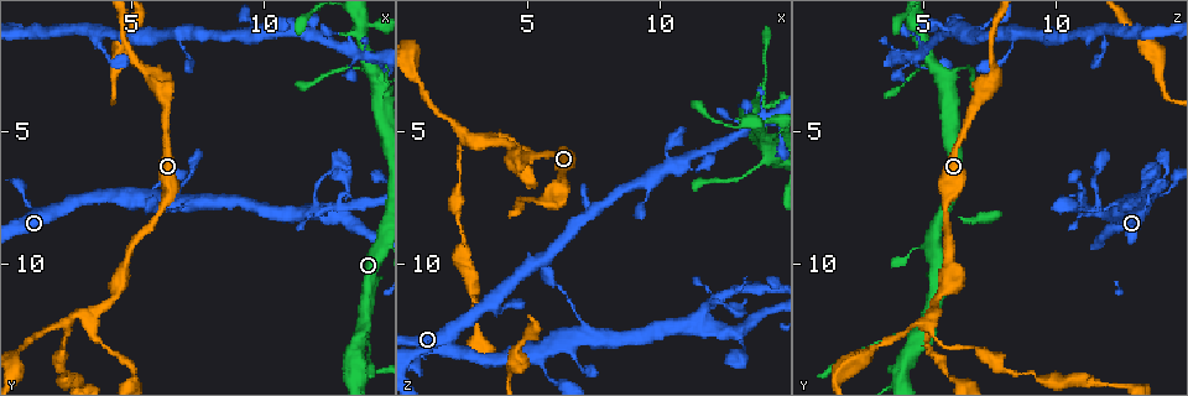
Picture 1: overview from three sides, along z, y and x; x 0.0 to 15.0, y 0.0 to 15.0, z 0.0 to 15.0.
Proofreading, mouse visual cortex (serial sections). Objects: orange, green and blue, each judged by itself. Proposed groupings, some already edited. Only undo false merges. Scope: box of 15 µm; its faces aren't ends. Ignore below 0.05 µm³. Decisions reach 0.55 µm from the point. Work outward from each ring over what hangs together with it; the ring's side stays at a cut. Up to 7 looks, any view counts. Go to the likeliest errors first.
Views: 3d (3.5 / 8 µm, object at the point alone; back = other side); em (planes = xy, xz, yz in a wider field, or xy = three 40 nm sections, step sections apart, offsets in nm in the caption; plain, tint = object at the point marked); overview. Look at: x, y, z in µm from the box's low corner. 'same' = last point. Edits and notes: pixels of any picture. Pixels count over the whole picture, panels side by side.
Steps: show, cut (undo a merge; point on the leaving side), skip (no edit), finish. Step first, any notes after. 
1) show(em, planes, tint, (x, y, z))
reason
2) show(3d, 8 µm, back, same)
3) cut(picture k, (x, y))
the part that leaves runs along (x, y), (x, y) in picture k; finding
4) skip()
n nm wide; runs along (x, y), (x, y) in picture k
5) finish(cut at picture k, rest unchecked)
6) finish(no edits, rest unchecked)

show(3d, 3.5 µm, (2.7, 12.1, 5.3))
arms part here

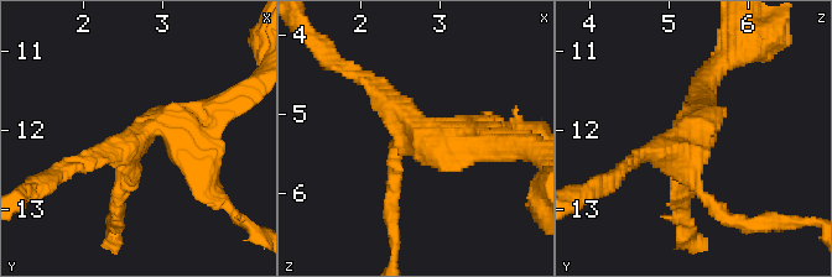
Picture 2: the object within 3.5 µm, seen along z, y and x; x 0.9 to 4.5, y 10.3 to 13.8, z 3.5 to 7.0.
show(em, xy, step 3, tint, (2.70, 12.10, 5.25))
3 arms; arms of 200, 250, 300 nm

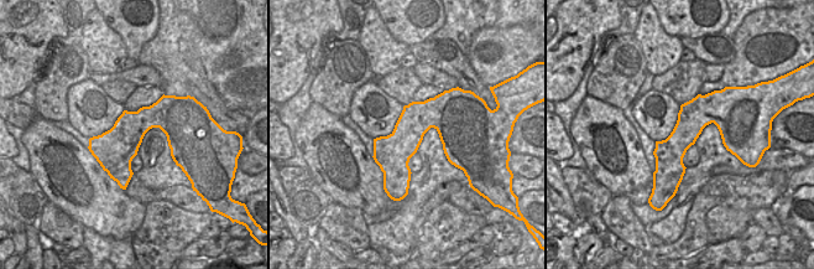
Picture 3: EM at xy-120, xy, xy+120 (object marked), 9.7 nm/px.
show(em, planes, tint, same)

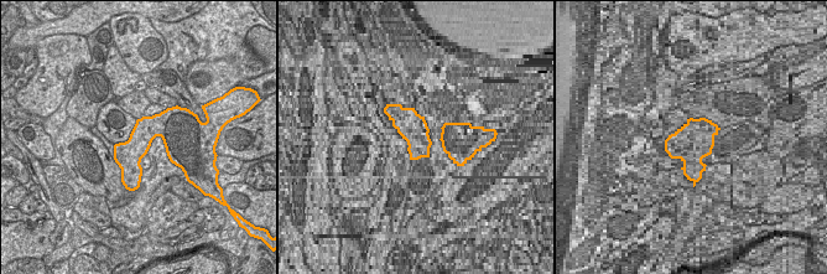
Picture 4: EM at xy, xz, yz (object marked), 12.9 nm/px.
skip()
runs along (208, 109), (150, 124), (116, 212) in picture 2; continuous, no second cell

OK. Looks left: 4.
show(3d, 3.5 µm, back, (14.3, 2.4, 5.3))
sharp bend

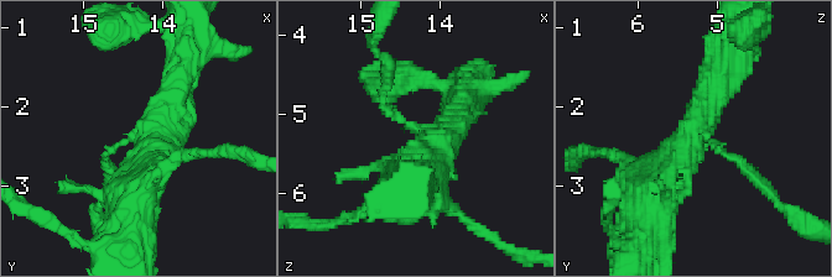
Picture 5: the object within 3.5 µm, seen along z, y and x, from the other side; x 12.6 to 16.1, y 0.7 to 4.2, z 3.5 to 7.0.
show(em, xy, step 3, tint, (14.25, 2.35, 5.25))
3 arms; arms of 150, 400, 450 nm

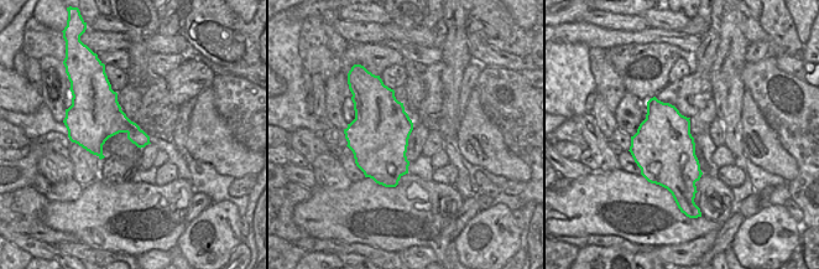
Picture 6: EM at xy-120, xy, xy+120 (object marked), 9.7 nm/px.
skip()
runs along (425, 182), (436, 141), (383, 106), (386, 80) in picture 5; one cell here

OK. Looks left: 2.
show(3d, 8 µm, (11.9, 7.7, 11.5))
thin arm on a thick one

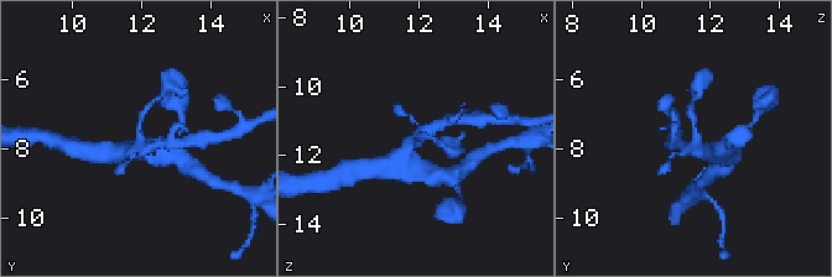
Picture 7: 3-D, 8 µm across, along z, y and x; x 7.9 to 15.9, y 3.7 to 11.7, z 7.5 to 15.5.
show(em, planes, tint, (12.0, 7.8, 11.7))
need the tissue

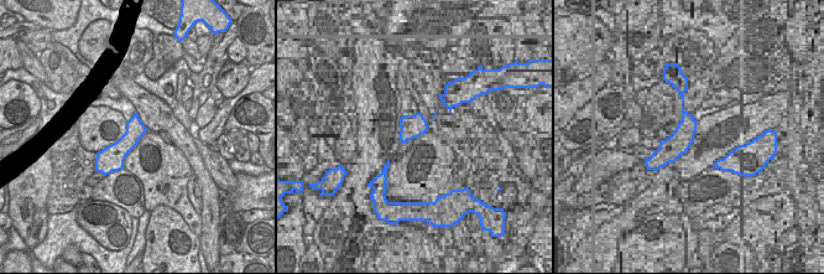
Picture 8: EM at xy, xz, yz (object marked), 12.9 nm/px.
skip()
runs along (118, 151), (136, 149), (147, 106) in picture 7; all the same cell

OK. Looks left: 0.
finish(no edits, rest unchecked)

